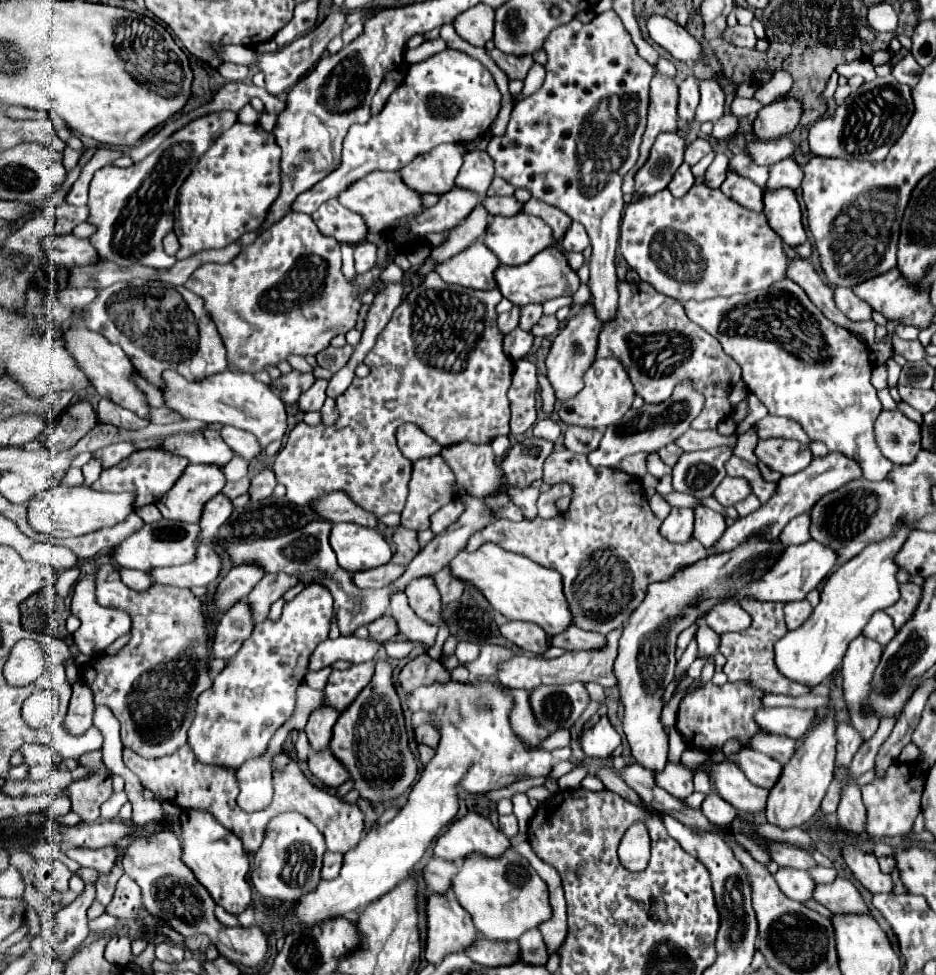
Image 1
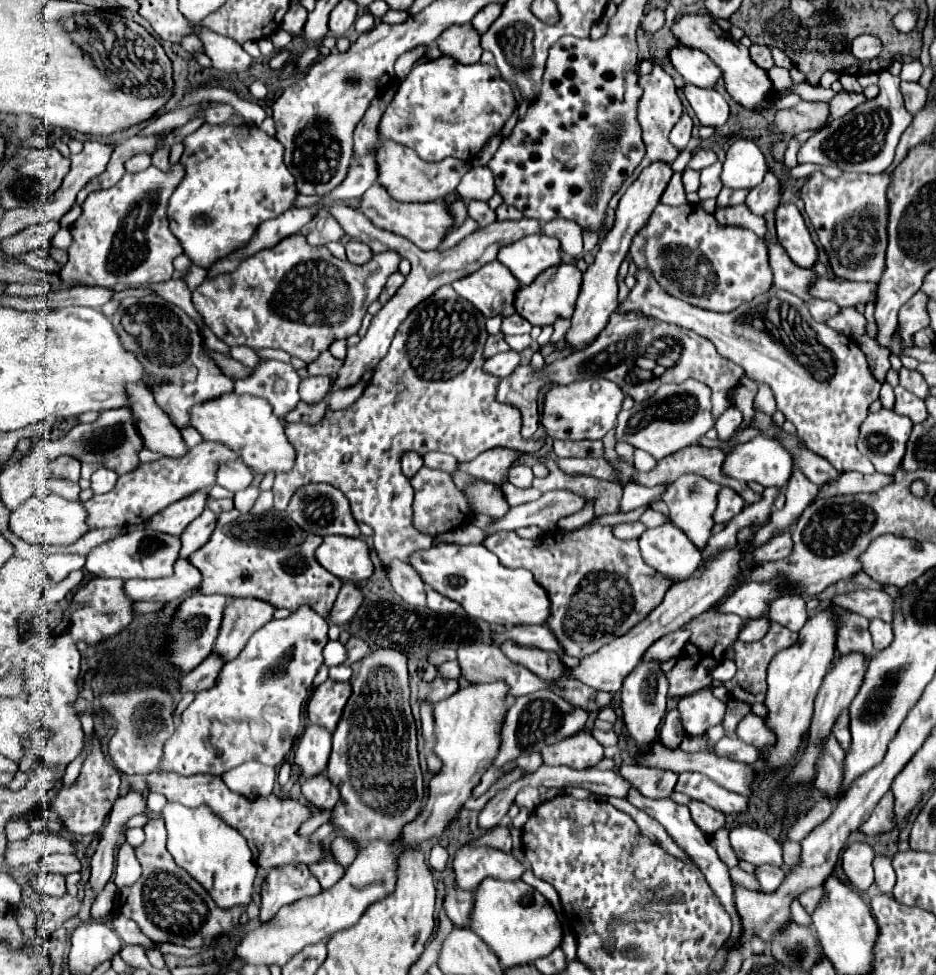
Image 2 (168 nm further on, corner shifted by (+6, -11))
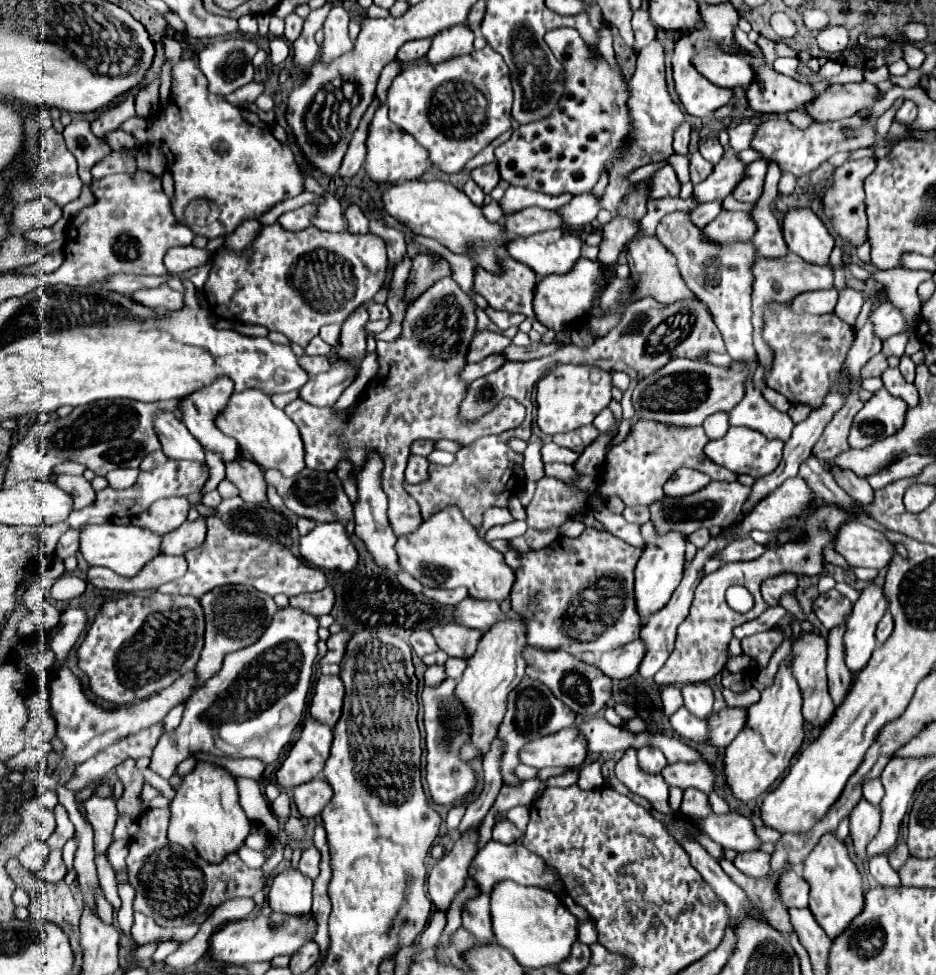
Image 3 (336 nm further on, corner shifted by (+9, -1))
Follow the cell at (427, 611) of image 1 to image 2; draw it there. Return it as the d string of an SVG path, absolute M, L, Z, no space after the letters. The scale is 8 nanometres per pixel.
M393 562L387 570L393 590L411 606L425 606L425 582L419 578L419 572L407 562Z

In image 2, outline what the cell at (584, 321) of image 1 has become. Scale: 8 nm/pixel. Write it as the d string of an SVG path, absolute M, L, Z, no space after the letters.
M655 162L647 168L643 168L639 178L621 196L617 212L615 212L615 226L605 234L603 242L599 244L599 252L595 254L595 262L583 274L581 294L577 298L575 312L571 316L571 328L565 334L565 348L573 350L573 352L575 350L585 350L595 340L595 336L599 336L603 326L607 326L611 312L617 308L617 270L619 270L625 254L629 252L631 238L649 220L651 212L659 204L659 198L661 198L663 190L667 188L667 182L669 182L671 176L673 176L671 166L667 166L665 162Z

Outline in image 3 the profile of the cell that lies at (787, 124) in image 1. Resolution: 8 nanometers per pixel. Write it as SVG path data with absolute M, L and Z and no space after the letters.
M870 82L858 84L832 84L826 92L806 106L806 110L818 120L842 120L870 108L878 100L880 90Z

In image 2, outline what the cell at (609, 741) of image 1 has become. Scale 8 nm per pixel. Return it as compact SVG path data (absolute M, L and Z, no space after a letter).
M581 730L563 742L545 746L541 750L541 756L543 764L547 766L571 766L583 770L597 766L603 760L603 746L587 730Z

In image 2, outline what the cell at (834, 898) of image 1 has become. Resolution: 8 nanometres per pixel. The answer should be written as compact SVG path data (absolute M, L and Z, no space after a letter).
M823 886L805 890L805 892L799 896L799 900L801 900L803 908L807 910L807 914L813 914L813 912L815 912L815 908L817 908L819 902L821 902L821 898L825 898L825 890L823 890Z

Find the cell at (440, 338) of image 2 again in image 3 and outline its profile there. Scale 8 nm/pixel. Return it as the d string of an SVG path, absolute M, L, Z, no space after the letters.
M450 276L440 278L434 286L430 286L426 292L422 292L422 296L408 308L402 326L404 326L404 330L396 342L390 342L390 344L378 342L378 362L380 362L378 376L368 384L368 388L366 388L364 396L360 398L350 422L344 422L346 412L334 414L332 408L318 408L312 404L304 404L302 400L294 400L284 408L284 412L300 428L300 434L302 434L302 440L306 446L306 466L310 470L334 470L334 466L342 458L348 458L350 462L354 462L356 472L358 472L372 448L376 448L382 454L382 458L386 462L386 468L382 472L382 486L384 486L384 492L388 494L388 502L390 502L388 518L390 518L390 524L392 524L396 536L414 532L422 522L420 508L418 508L416 500L402 488L404 468L408 464L410 444L414 440L418 440L418 438L428 438L428 440L448 438L448 440L454 440L460 444L470 444L480 436L500 434L504 430L520 426L524 420L524 414L526 414L524 406L510 398L510 400L502 400L500 406L496 406L490 414L482 416L476 422L464 424L458 418L458 406L466 394L466 384L460 380L460 372L466 366L468 344L476 332L476 314L474 314L474 302L470 300L470 296L466 292L462 292L460 286Z

